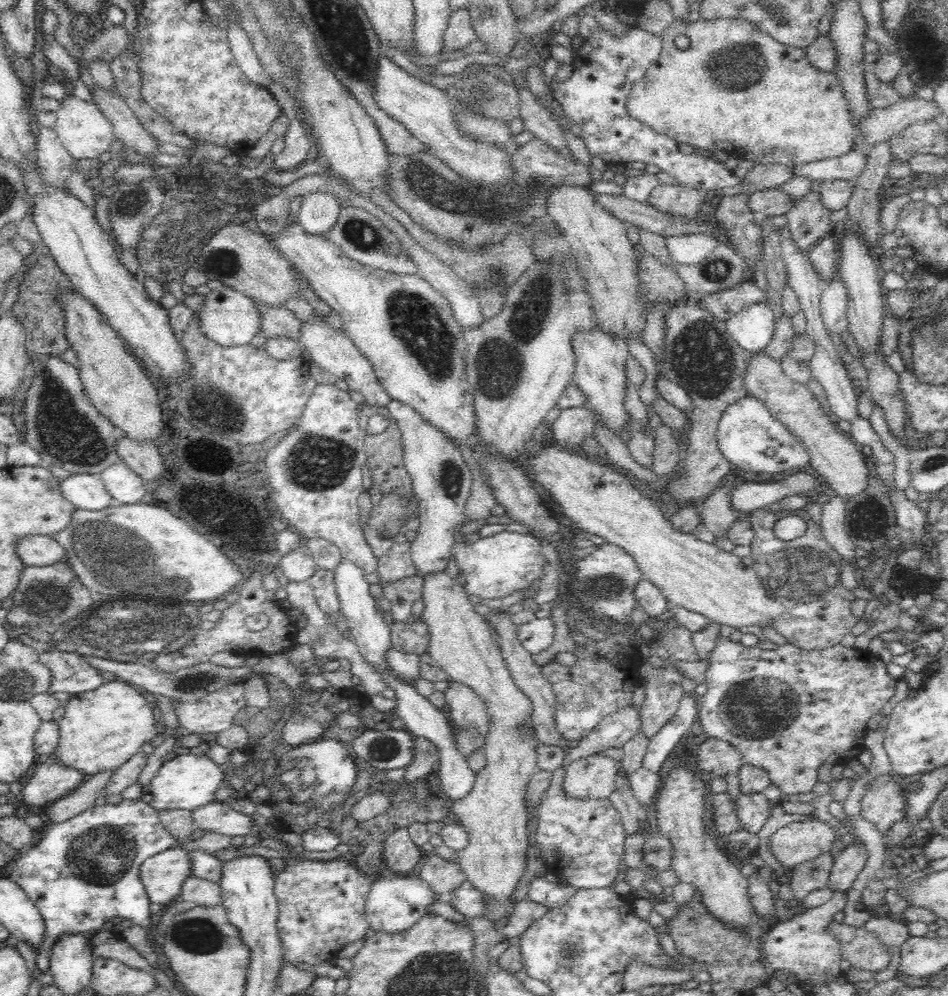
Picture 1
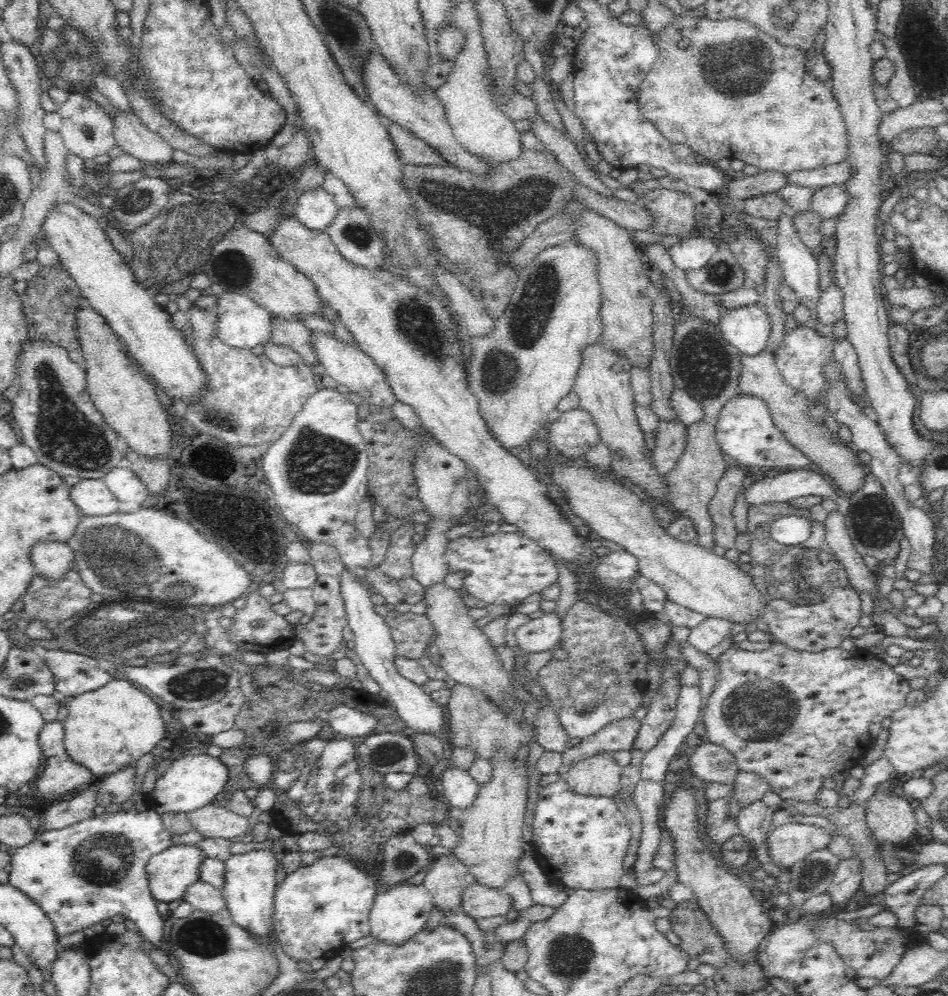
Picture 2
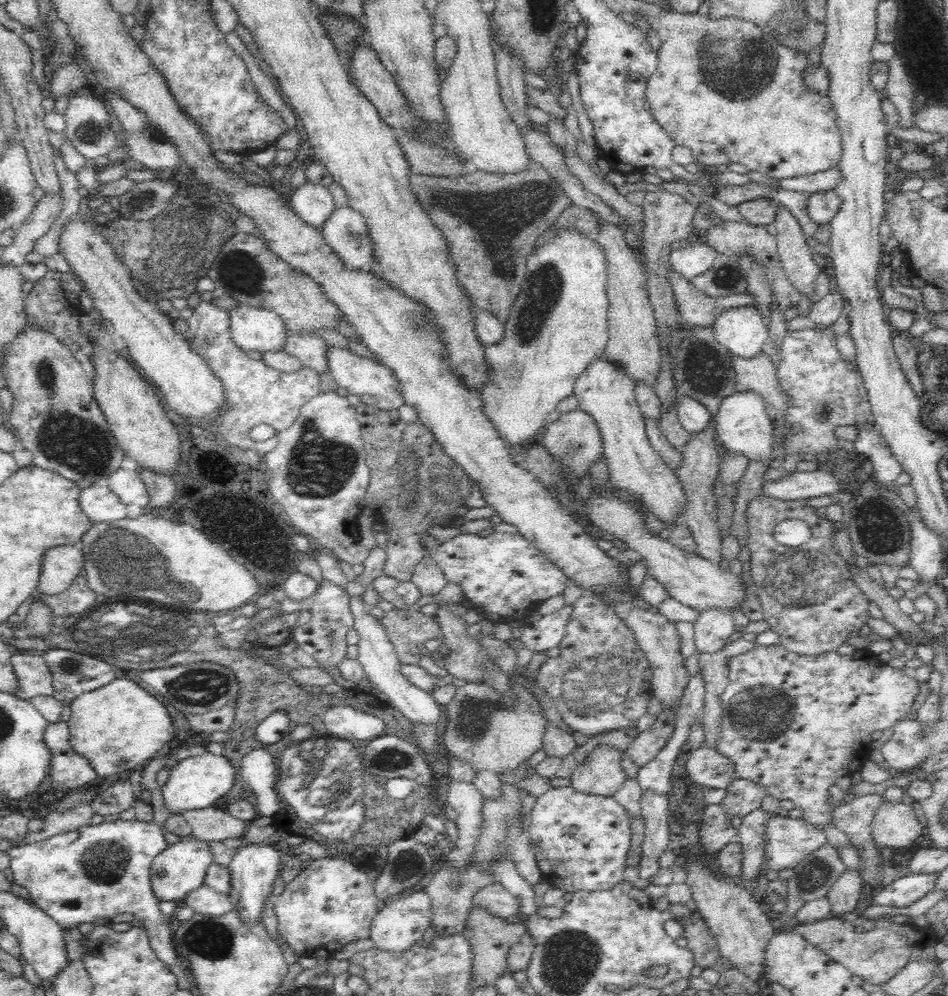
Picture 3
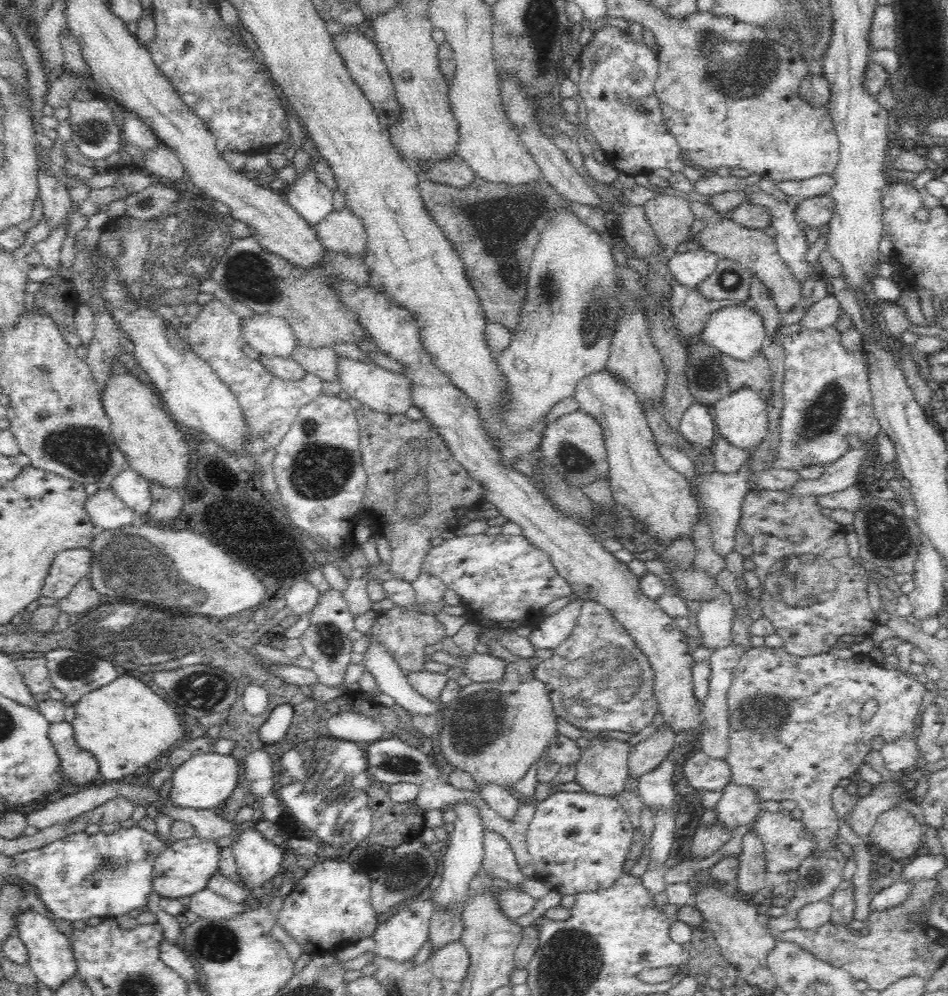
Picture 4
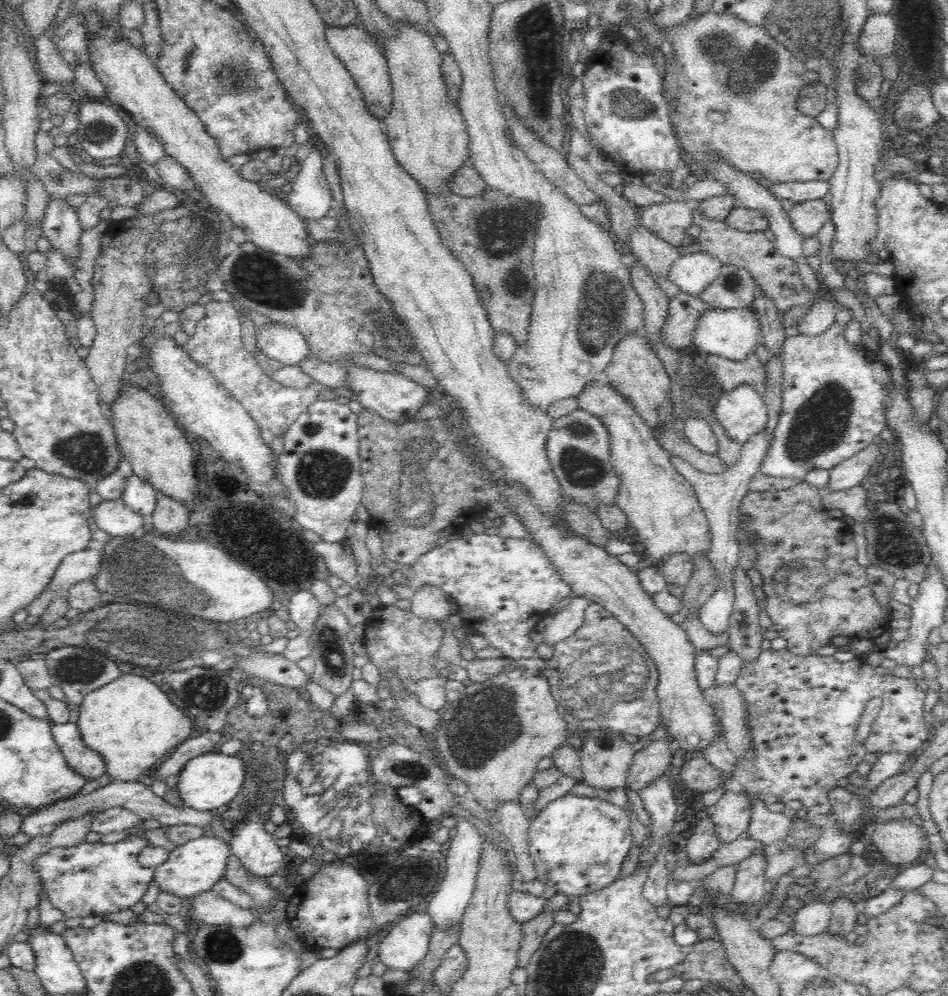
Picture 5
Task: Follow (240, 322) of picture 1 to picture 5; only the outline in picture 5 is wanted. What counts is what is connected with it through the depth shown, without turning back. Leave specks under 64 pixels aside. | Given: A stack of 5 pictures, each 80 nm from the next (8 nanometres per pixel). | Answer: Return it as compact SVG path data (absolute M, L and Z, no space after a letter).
M272 323L260 329L256 328L256 332L257 348L284 366L301 368L301 364L312 356L306 339L295 328Z

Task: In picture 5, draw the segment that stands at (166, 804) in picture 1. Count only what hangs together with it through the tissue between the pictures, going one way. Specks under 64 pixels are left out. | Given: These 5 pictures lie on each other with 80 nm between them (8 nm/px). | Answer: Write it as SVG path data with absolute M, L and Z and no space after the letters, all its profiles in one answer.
M220 752L195 756L182 770L176 788L187 806L202 812L211 811L232 802L246 780L246 765L237 755L228 756Z

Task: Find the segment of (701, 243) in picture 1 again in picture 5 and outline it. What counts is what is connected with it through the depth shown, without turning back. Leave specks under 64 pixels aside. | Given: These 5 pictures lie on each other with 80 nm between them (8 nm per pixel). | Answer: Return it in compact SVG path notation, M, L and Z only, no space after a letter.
M704 251L680 255L672 265L668 278L678 286L680 292L700 297L716 280L722 265L714 255Z

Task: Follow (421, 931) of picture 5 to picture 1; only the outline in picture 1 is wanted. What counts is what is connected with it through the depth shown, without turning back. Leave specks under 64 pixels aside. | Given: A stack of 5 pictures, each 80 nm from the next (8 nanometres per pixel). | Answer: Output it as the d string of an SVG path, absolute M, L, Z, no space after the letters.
M380 872L380 876L374 876L372 890L365 906L365 915L369 928L374 932L397 935L417 925L425 914L430 913L429 906L434 902L434 892L420 877Z

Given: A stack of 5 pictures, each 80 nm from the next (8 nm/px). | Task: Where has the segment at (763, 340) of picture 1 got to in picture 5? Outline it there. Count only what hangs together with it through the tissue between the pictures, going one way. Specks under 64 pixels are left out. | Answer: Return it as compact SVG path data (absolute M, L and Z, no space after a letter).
M708 308L694 326L690 350L700 356L718 356L727 360L742 361L761 340L757 314L752 308Z

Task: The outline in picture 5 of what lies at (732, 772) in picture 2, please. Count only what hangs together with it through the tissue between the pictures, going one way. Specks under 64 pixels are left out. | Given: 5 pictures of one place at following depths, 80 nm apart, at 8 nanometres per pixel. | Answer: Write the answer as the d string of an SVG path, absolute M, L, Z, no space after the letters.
M688 757L679 772L681 786L694 792L708 792L722 784L720 773L704 757Z

